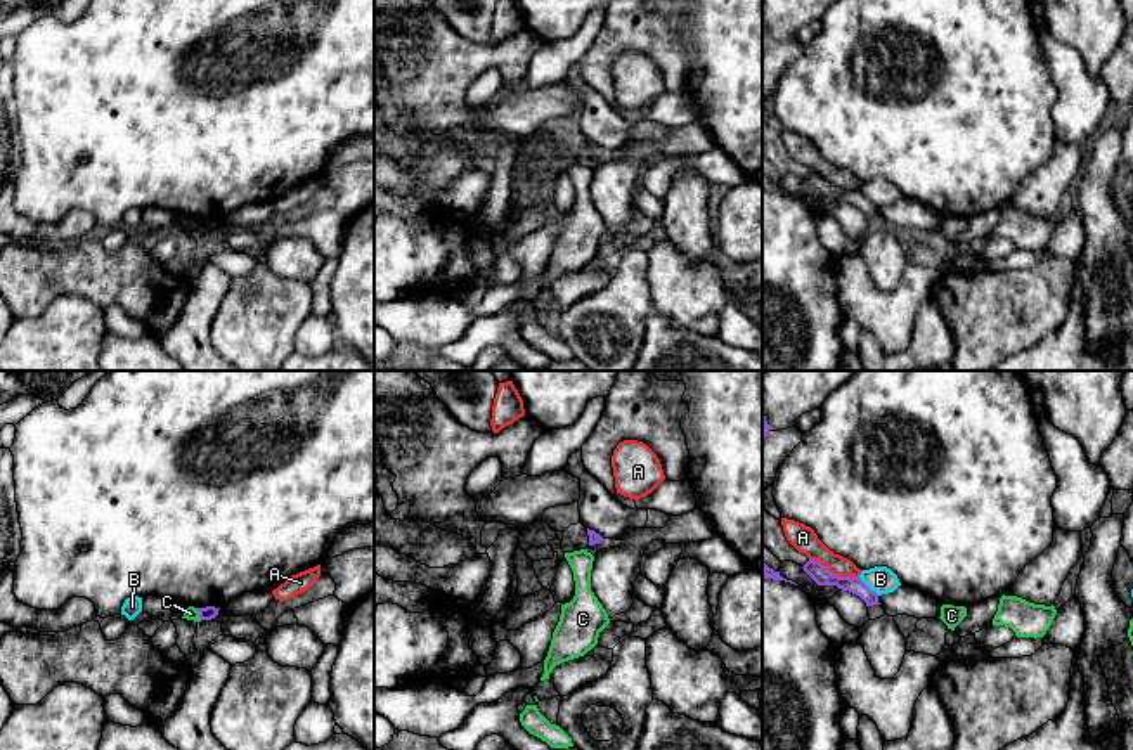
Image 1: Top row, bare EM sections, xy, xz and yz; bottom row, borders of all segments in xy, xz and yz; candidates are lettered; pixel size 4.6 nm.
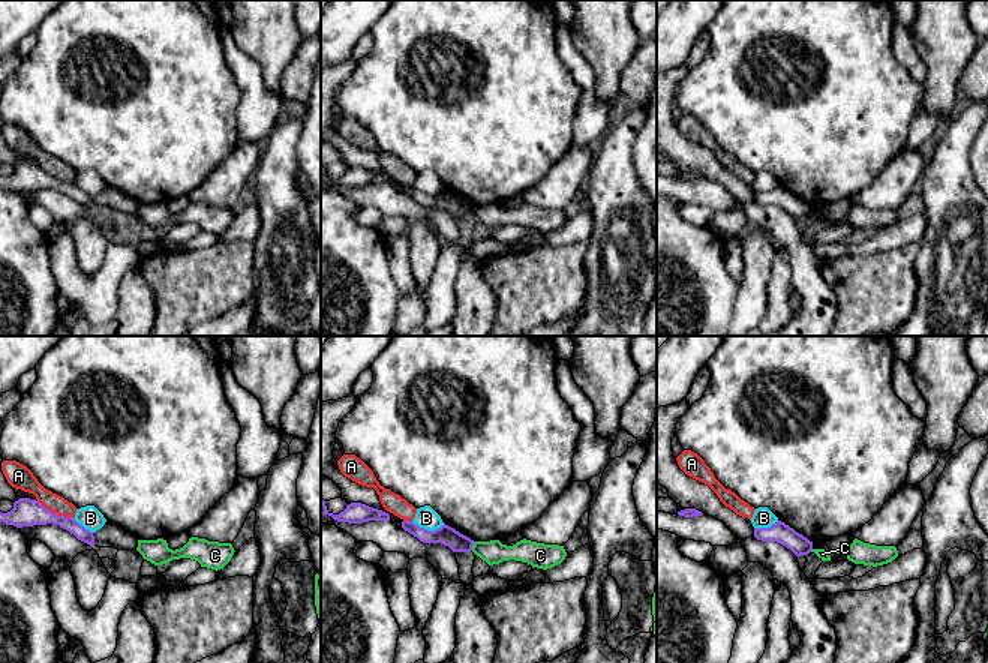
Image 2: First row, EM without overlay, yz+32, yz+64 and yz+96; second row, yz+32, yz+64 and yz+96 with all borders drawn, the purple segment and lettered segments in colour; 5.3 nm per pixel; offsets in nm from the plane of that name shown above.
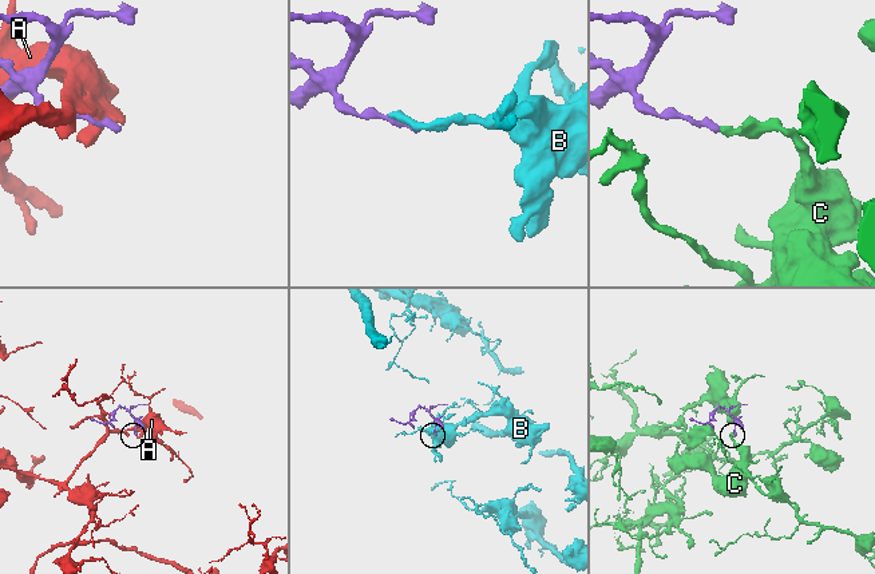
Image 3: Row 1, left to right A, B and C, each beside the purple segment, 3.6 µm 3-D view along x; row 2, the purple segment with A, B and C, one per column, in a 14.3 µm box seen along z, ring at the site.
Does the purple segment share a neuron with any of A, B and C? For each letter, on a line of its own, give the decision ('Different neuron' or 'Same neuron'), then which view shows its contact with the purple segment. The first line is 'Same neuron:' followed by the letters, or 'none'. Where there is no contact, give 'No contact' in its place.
Same neuron: none
A: Different neuron. Touches purple in yz
B: Different neuron. Touches purple in yz
C: Different neuron. Touches purple in xy

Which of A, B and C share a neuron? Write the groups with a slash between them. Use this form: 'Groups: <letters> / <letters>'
Groups: A / B / C

